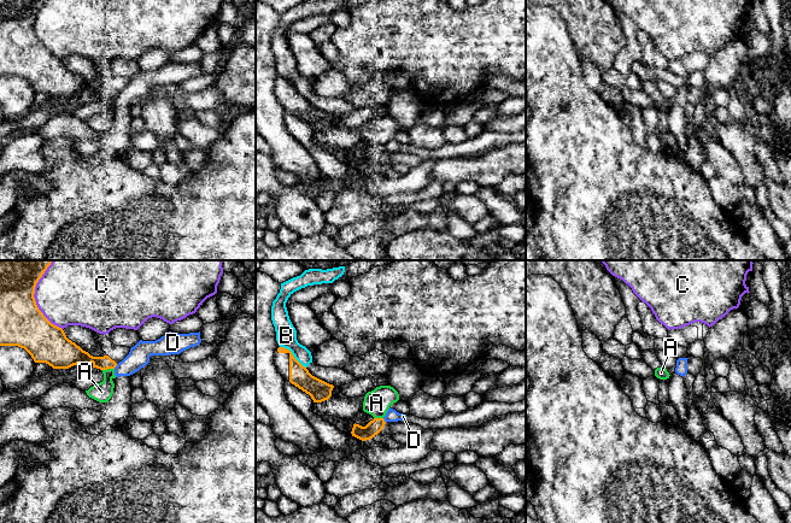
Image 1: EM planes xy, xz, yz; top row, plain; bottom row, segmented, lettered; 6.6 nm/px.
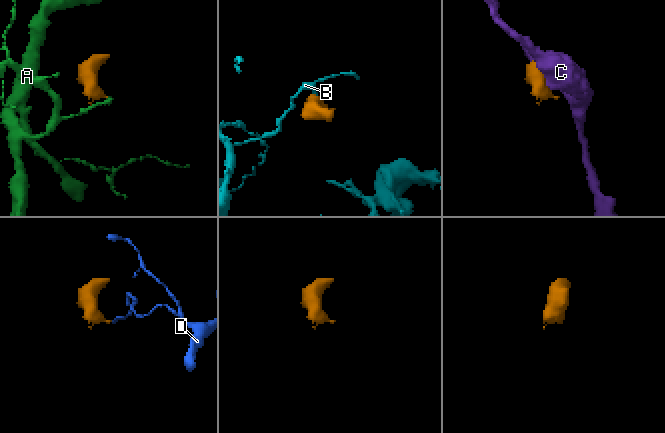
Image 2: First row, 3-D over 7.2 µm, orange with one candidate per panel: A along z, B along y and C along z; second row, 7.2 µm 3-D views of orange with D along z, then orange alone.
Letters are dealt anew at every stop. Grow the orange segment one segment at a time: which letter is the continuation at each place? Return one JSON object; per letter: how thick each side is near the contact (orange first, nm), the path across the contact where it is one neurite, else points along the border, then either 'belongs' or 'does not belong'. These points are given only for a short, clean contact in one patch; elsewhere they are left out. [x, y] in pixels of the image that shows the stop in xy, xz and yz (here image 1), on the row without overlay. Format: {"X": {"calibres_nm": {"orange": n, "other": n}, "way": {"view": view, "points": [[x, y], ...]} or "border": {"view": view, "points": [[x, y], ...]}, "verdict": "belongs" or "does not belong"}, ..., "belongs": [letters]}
{"A": {"calibres_nm": {"orange": 140, "other": 130}, "verdict": "does not belong"}, "B": {"calibres_nm": {"orange": 140, "other": 140}, "border": {"view": "xz", "points": [[280, 76], [288, 80], [305, 98]]}, "verdict": "does not belong"}, "C": {"calibres_nm": {"orange": 300, "other": 360}, "verdict": "does not belong"}, "D": {"calibres_nm": {"orange": 100, "other": 140}, "verdict": "does not belong"}, "belongs": []}

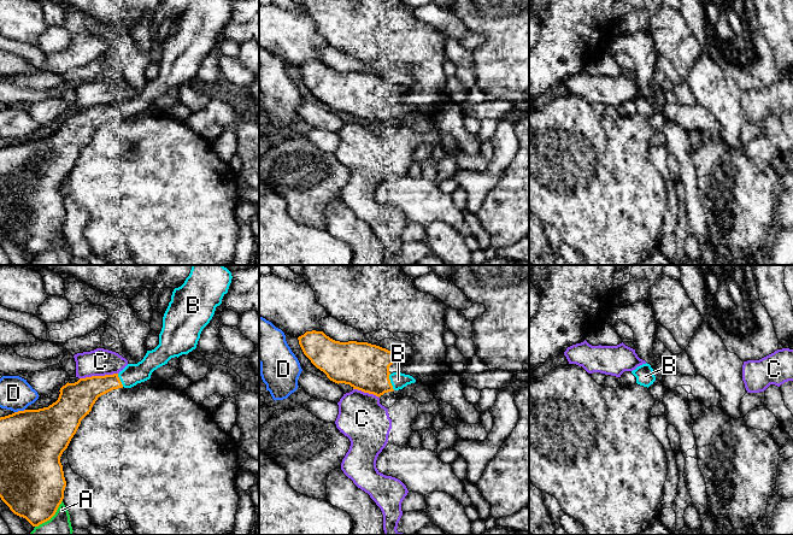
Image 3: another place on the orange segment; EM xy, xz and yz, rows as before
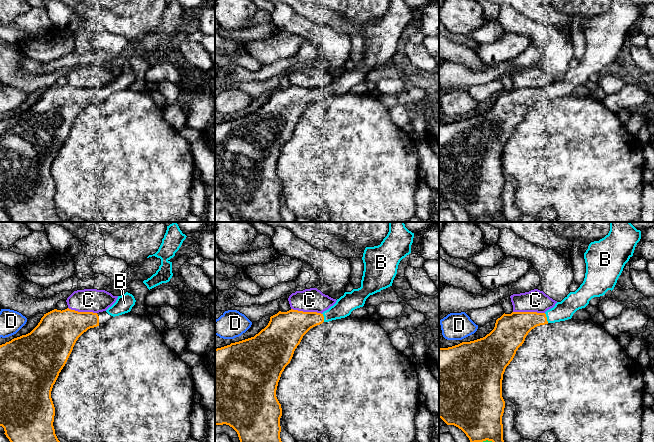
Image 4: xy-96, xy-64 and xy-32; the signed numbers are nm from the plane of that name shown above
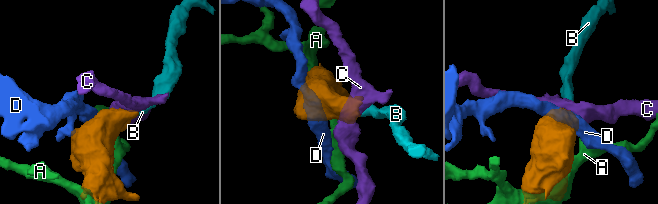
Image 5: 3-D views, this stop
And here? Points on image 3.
{"A": {"calibres_nm": {"orange": 420, "other": 220}, "verdict": "does not belong"}, "B": {"calibres_nm": {"orange": 320, "other": 110}, "verdict": "belongs"}, "C": {"calibres_nm": {"orange": 240, "other": 180}, "verdict": "does not belong"}, "D": {"calibres_nm": {"orange": 440, "other": 220}, "border": {"view": "xy", "points": [[24, 139], [15, 142]]}, "verdict": "does not belong"}, "belongs": ["B"]}

